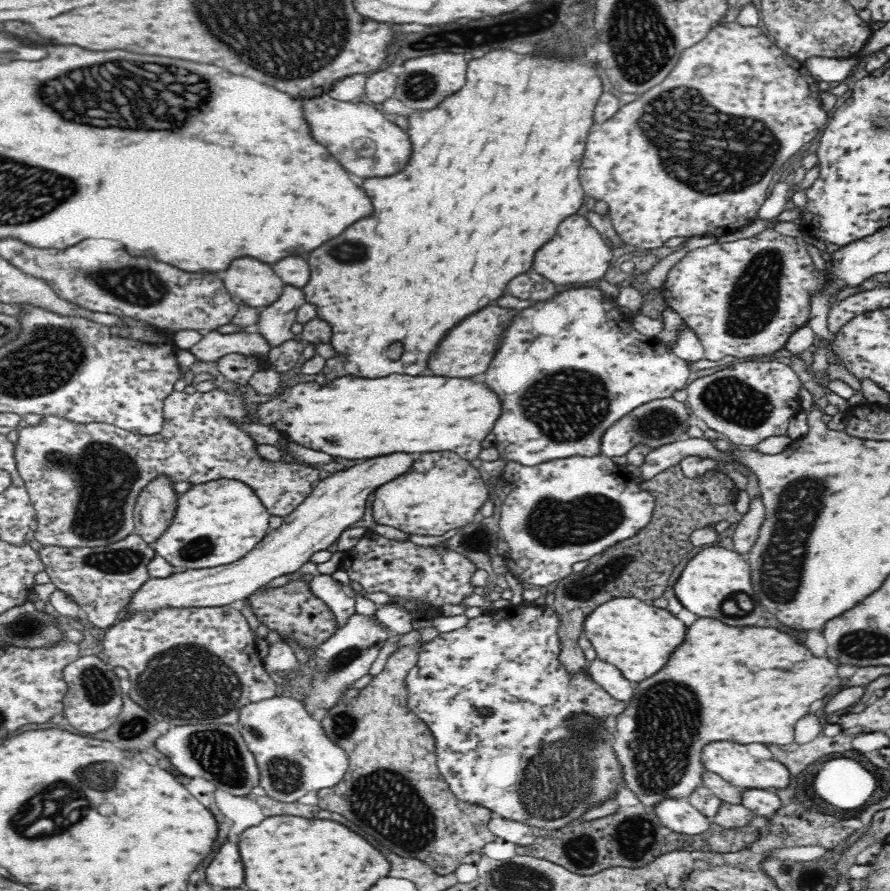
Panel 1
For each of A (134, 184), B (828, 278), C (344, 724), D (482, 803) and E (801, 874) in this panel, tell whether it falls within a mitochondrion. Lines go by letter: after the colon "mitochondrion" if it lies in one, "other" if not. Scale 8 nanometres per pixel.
A: other
B: other
C: mitochondrion
D: other
E: mitochondrion

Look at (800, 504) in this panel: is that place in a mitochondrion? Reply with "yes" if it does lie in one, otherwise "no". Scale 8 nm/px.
yes

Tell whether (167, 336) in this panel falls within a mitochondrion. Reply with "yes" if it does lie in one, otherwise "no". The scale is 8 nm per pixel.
no

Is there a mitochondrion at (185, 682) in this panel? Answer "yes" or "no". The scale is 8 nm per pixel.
yes

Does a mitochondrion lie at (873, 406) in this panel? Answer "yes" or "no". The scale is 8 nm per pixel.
no

